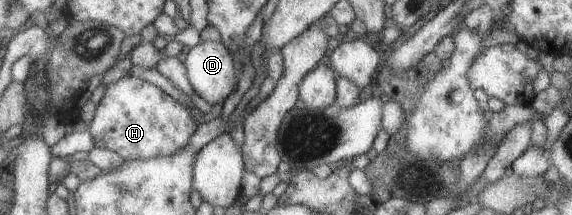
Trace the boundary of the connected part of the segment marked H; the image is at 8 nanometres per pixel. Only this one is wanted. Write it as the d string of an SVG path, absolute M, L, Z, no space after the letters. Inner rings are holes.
M131 75L107 89L90 131L95 135L98 146L115 151L126 161L169 156L187 146L197 130L190 111L148 80Z

